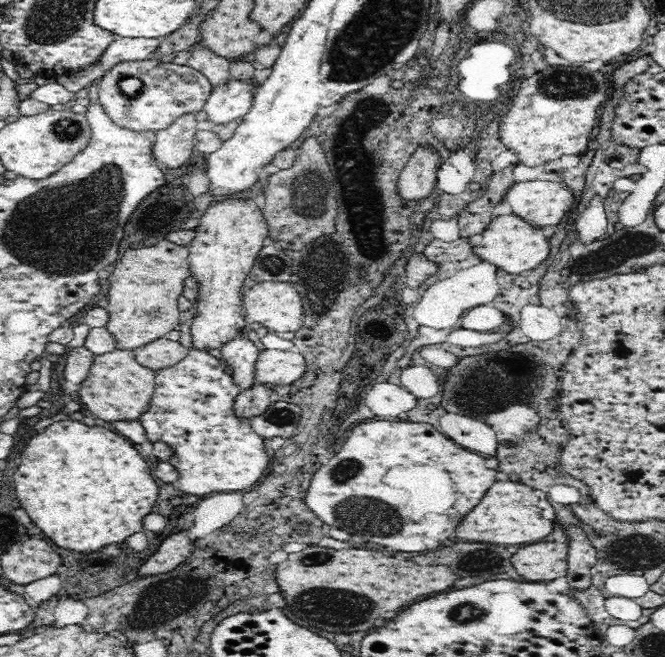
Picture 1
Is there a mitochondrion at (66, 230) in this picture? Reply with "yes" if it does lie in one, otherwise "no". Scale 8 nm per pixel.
yes

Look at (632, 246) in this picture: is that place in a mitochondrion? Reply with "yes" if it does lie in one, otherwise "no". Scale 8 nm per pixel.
yes

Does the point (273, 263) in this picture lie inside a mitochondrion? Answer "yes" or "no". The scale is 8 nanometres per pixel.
yes

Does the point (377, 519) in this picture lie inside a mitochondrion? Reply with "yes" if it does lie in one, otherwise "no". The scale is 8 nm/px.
yes

